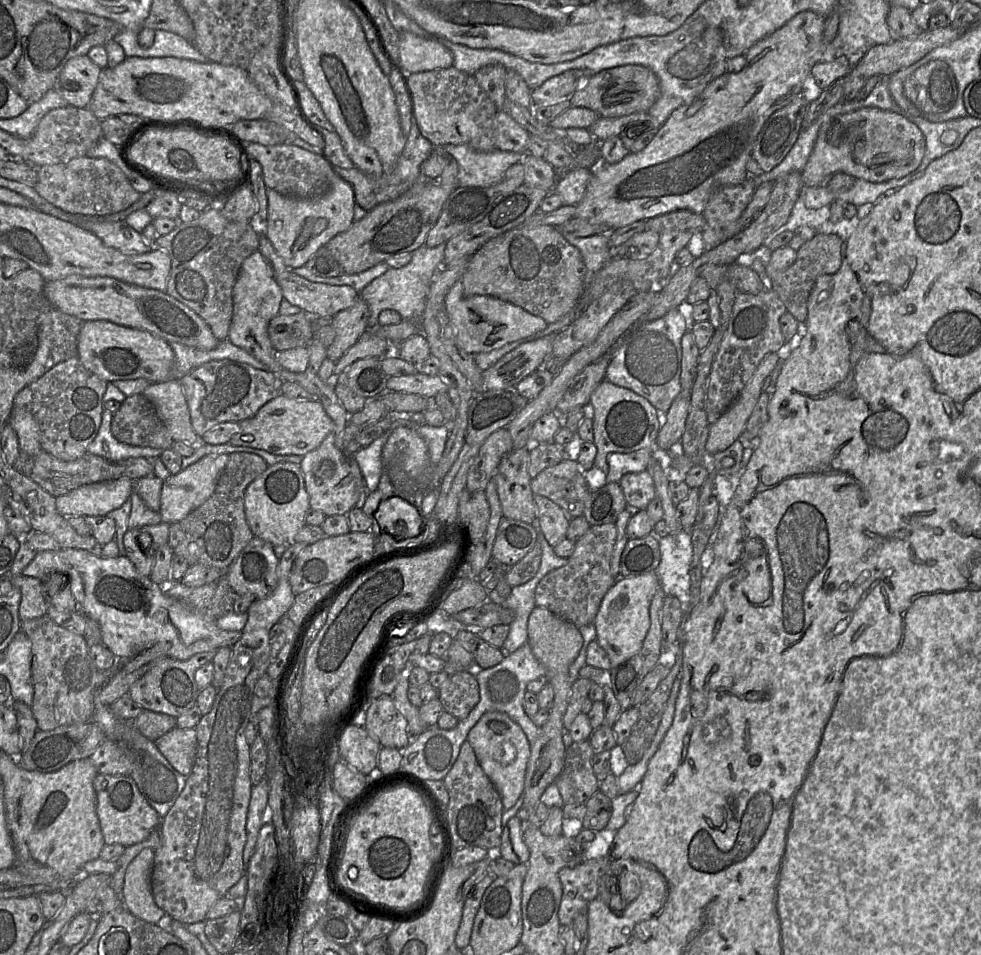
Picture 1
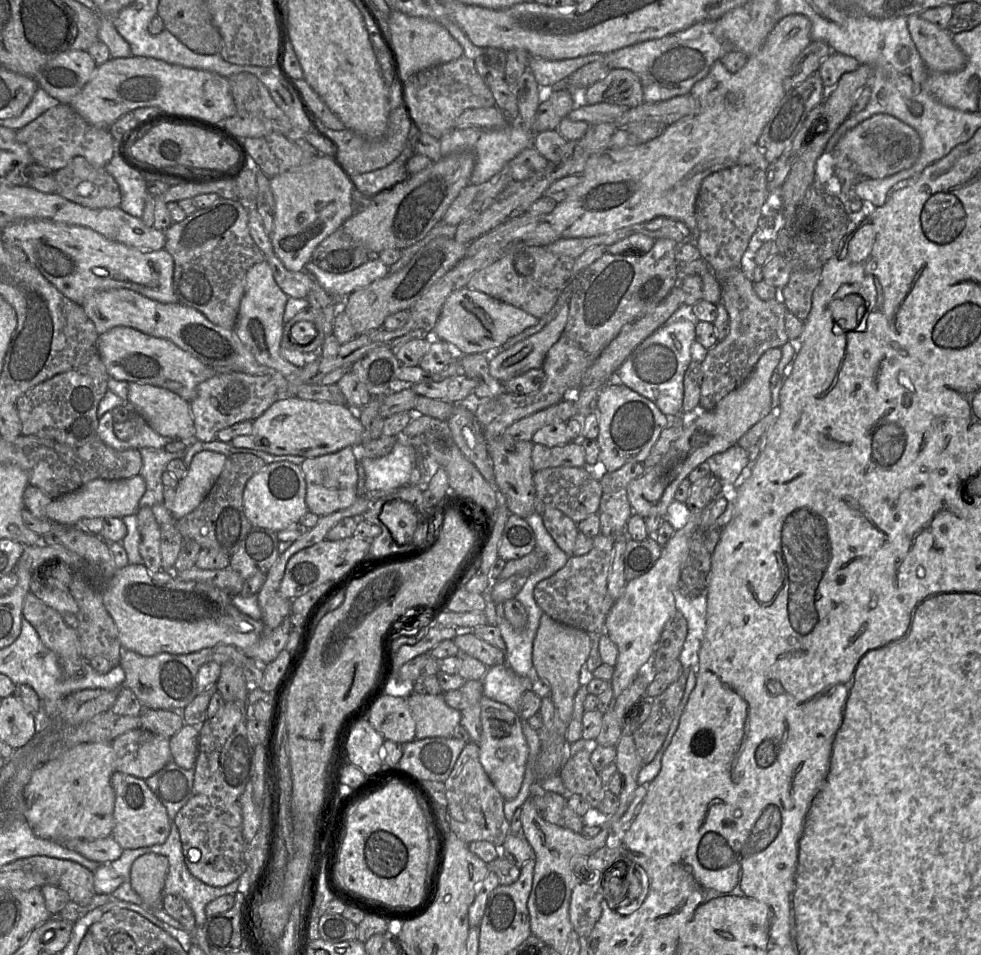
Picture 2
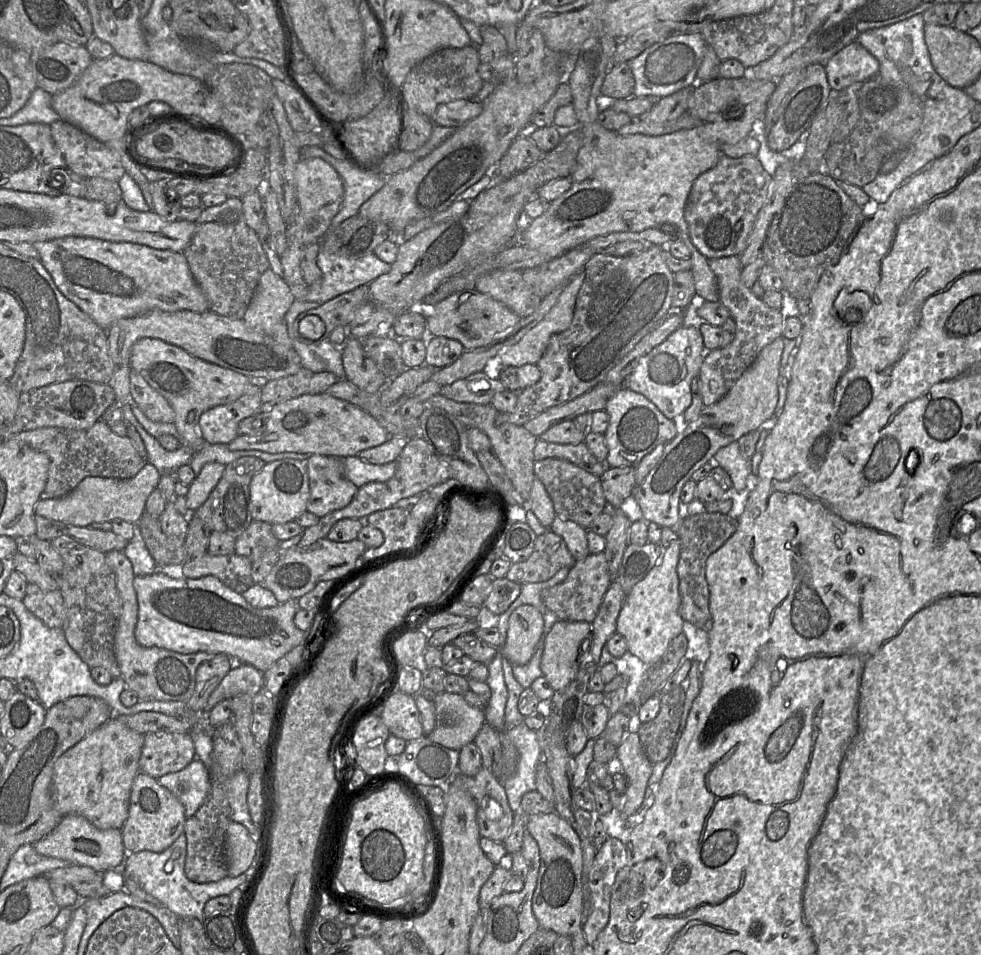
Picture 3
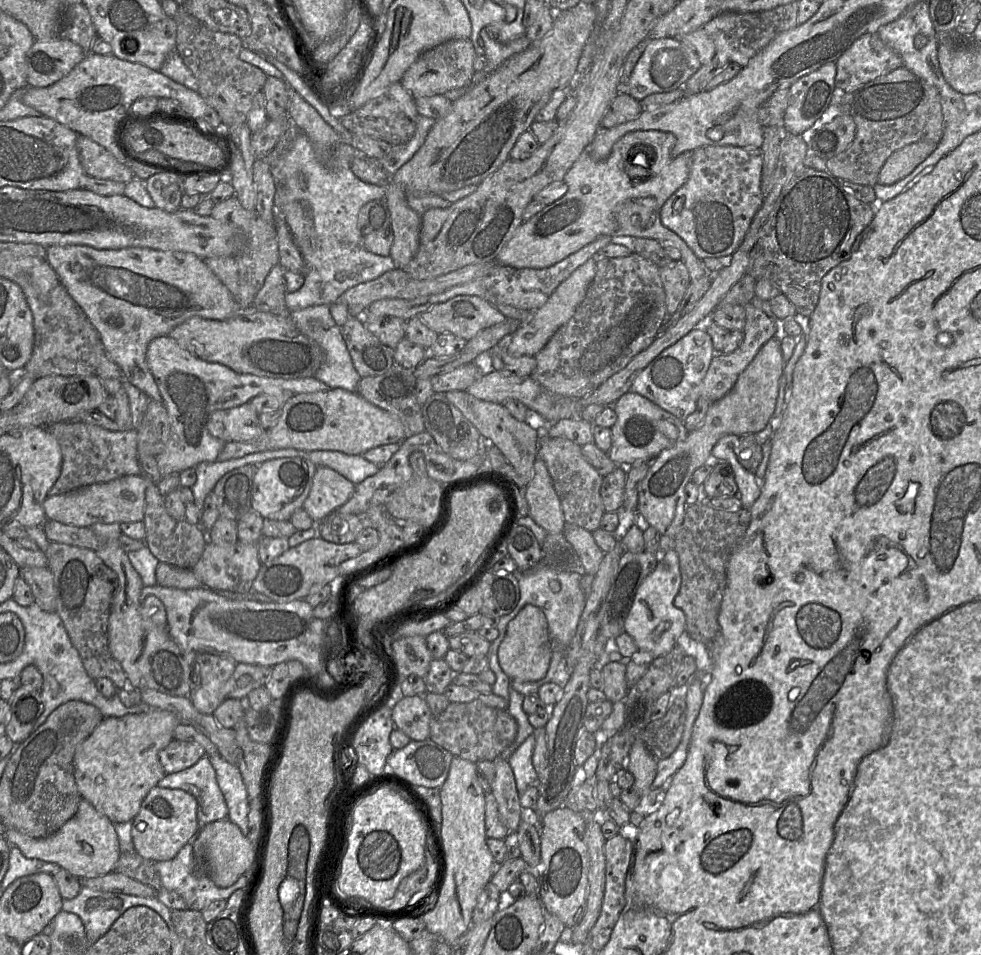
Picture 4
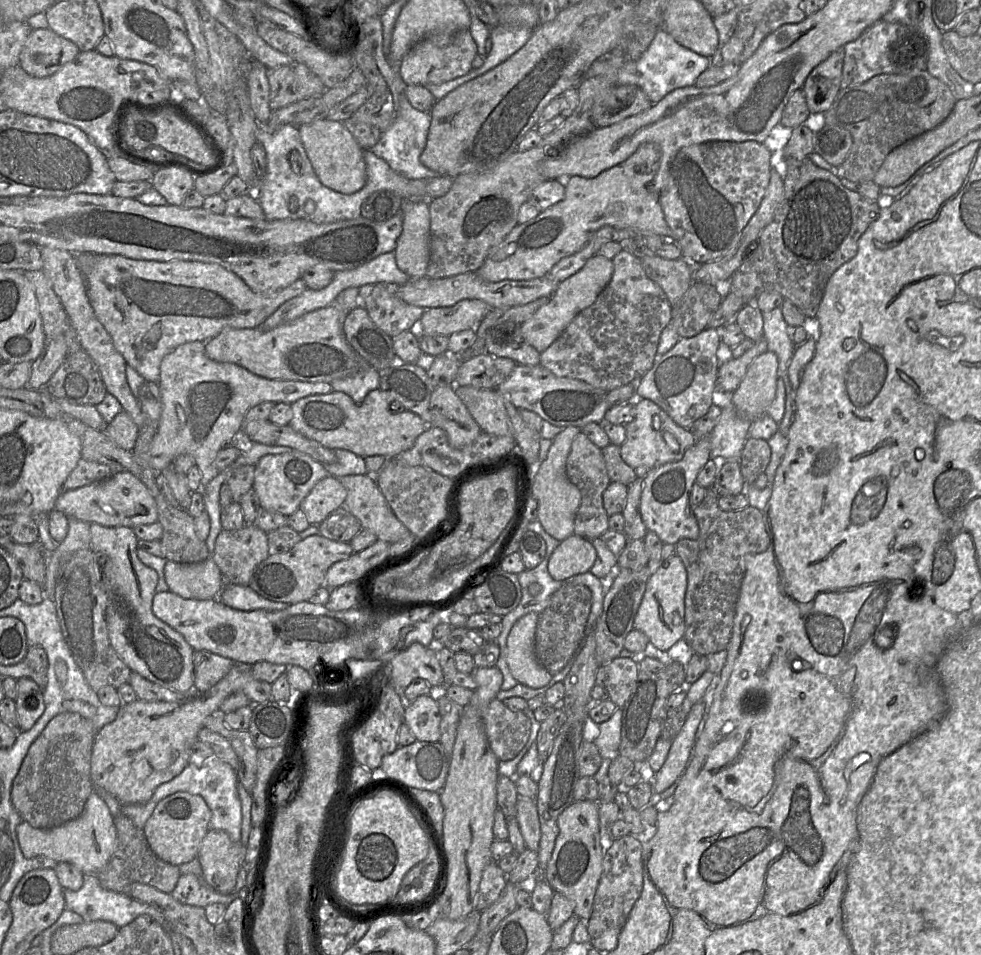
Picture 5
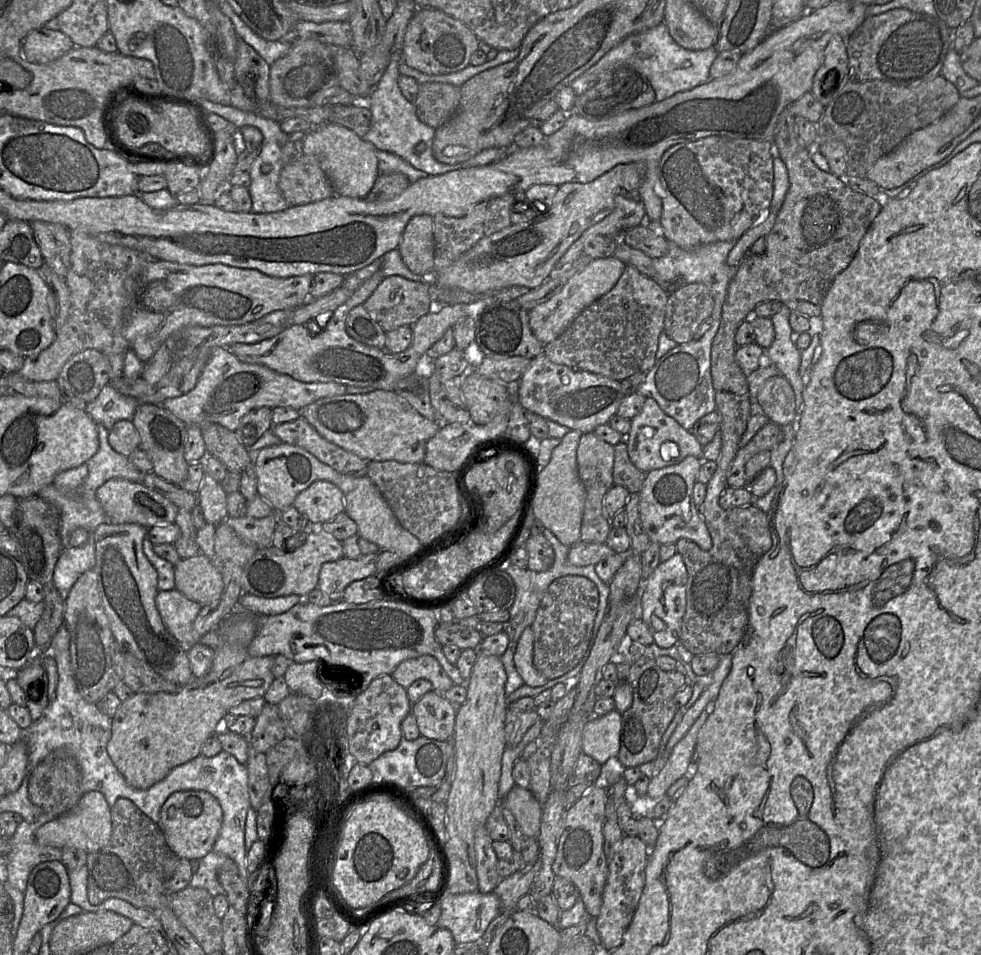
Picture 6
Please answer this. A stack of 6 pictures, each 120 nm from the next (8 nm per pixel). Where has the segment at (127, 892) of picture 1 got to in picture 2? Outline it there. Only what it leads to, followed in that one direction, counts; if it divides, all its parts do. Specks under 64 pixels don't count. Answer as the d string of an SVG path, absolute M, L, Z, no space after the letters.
M148 853L138 857L131 866L130 882L147 909L163 908L163 888L169 863L165 856Z

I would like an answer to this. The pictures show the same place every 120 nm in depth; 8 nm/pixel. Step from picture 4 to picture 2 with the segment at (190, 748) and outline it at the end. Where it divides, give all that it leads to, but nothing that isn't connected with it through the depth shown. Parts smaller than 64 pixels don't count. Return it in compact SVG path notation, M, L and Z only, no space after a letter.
M134 729L111 742L115 770L146 780L172 762L169 738Z

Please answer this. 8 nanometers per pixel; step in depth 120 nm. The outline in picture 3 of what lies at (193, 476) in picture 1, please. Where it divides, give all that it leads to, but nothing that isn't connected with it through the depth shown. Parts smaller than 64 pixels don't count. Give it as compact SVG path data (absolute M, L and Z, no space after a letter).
M210 462L203 466L198 476L189 485L186 498L186 506L189 510L195 511L207 500L212 490L218 484L225 465L217 462Z

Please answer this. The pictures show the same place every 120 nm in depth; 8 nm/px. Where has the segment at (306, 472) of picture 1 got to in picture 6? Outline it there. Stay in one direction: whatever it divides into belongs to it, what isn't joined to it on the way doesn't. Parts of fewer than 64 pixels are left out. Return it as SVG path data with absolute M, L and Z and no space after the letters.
M317 480L296 496L293 506L310 522L325 523L344 512L344 495L335 484Z

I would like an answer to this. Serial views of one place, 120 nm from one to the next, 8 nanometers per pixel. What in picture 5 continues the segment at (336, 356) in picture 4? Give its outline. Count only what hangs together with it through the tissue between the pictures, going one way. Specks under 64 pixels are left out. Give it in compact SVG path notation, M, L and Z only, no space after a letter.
M358 356L358 362L357 373L330 382L333 391L344 392L355 403L361 403L370 391L379 389L380 379L380 372L372 368L362 357Z

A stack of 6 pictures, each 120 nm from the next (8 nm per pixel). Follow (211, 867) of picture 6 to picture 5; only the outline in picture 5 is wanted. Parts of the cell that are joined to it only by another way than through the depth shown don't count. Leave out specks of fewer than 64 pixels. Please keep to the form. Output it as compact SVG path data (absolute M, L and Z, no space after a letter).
M194 874L181 875L171 896L180 903L202 908L214 903L228 906L237 898L237 894L223 895L216 892L203 877Z

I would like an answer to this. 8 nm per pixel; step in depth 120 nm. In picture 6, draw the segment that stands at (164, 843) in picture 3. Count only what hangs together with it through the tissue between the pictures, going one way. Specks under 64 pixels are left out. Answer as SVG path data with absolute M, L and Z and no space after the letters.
M200 790L172 793L160 811L158 826L169 848L180 858L200 860L211 851L219 835L223 811L219 801L210 793Z

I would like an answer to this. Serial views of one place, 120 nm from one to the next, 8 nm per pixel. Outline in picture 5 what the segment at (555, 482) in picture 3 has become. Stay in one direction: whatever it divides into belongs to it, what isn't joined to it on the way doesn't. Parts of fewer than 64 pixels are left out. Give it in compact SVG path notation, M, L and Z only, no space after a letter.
M581 431L573 439L566 461L566 473L569 480L579 489L581 501L574 520L574 534L588 540L600 538L608 527L608 515L603 506L603 493L610 478L607 473L602 450Z

